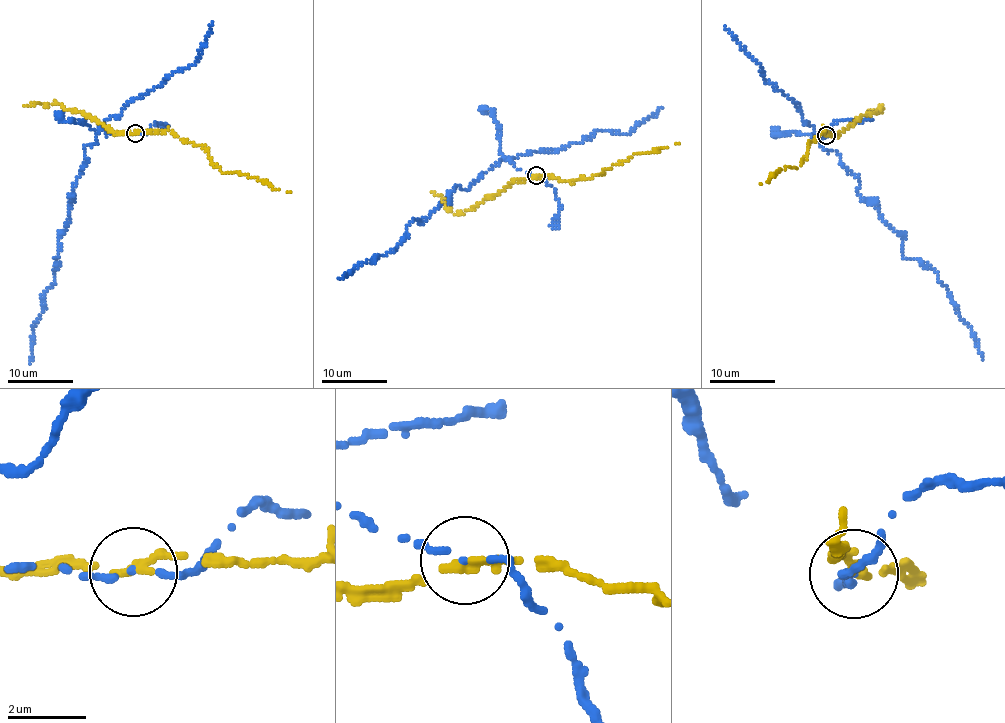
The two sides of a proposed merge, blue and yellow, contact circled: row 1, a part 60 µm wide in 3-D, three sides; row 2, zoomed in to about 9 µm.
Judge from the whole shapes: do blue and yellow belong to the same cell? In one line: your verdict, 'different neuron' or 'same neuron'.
different neuron

